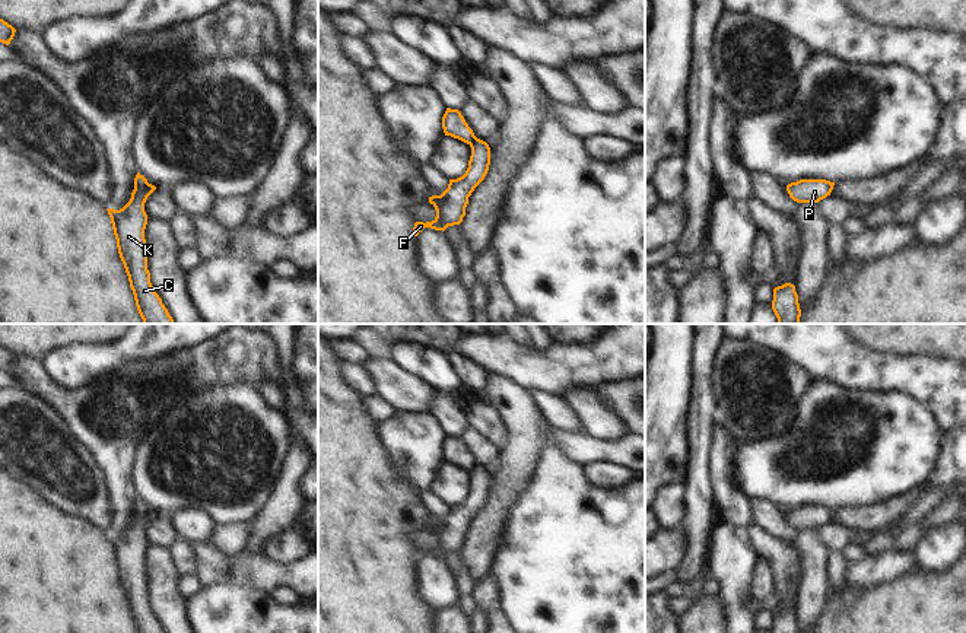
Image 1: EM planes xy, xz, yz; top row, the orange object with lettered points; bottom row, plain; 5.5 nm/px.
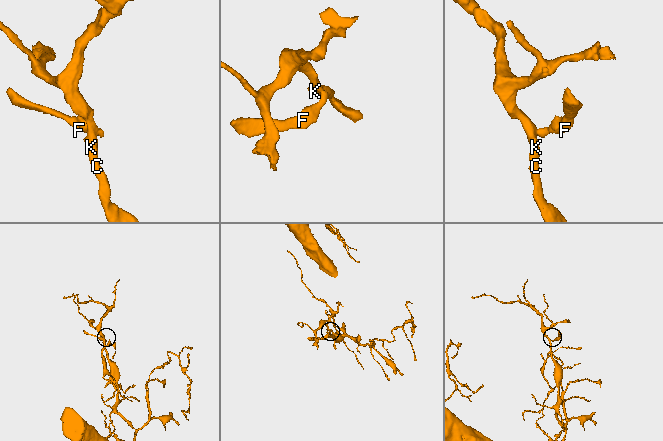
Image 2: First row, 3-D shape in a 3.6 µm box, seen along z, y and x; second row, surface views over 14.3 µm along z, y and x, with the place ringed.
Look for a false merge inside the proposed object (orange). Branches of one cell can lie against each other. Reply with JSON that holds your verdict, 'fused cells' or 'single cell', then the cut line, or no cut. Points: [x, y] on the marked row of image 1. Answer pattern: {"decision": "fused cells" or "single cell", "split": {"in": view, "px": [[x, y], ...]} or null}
{"decision": "fused cells", "split": {"in": "xz", "px": [[476, 137], [470, 145]]}}

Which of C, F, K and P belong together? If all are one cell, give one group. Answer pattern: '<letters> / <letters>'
C K / F P

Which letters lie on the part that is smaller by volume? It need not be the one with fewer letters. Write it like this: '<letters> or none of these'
F, P

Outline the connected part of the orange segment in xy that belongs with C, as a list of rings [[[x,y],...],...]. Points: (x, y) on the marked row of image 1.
[[[137,172],[130,201],[120,210],[107,210],[143,324],[174,324],[172,316],[150,283],[147,270],[147,245],[144,239],[147,187],[147,179]]]

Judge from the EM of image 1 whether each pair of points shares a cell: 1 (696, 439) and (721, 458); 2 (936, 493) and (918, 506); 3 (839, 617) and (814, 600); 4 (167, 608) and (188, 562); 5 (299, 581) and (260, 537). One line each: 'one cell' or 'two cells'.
1: two cells
2: one cell
3: two cells
4: two cells
5: two cells

